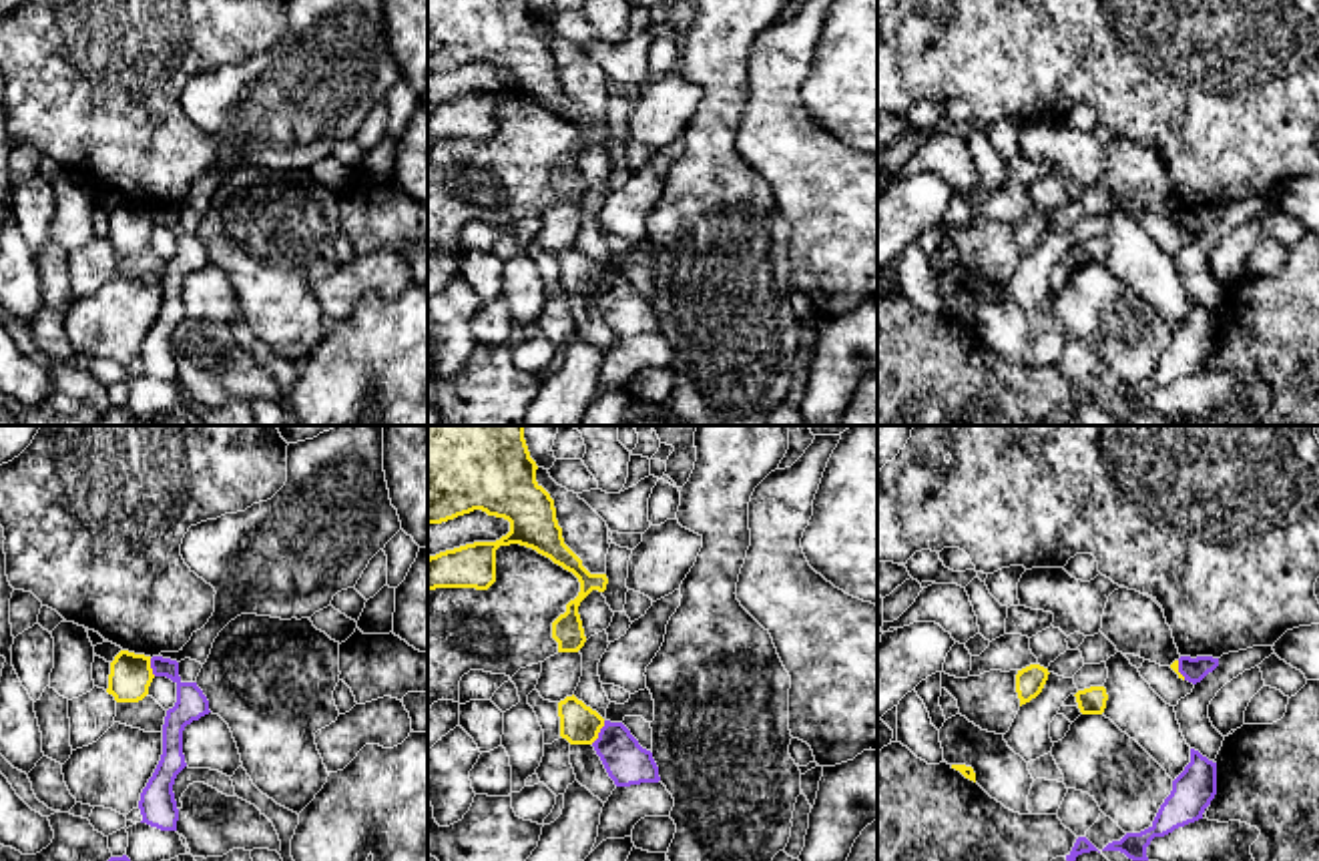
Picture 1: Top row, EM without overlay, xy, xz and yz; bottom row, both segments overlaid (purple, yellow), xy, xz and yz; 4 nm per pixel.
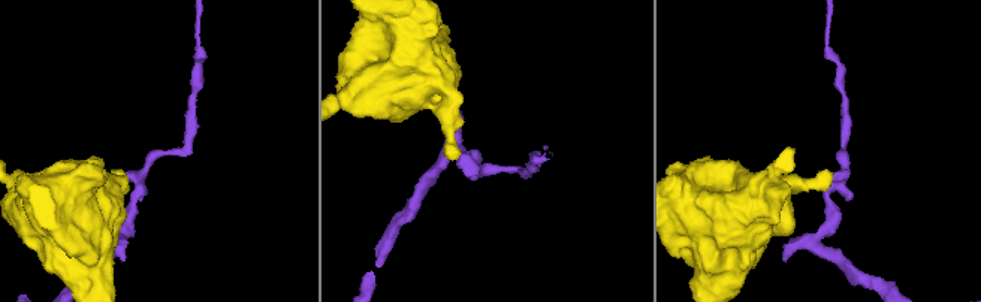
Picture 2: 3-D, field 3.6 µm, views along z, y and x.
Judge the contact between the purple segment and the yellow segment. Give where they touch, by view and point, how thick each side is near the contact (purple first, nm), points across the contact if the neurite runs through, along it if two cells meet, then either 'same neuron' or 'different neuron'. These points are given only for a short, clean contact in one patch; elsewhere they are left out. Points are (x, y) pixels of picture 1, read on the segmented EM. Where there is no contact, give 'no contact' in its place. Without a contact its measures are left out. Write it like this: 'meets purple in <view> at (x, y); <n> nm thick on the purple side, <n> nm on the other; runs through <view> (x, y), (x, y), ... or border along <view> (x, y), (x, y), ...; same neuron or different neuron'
meets purple in xz at (599, 733); 180 nm thick on the purple side, 160 nm on the other; border along xz (605, 721), (591, 743); different neuron

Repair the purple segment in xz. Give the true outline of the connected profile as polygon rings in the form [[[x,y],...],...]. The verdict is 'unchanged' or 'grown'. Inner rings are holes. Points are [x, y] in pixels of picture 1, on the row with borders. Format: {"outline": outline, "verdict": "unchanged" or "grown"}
{"outline": [[[604,721],[592,747],[616,787],[661,781],[652,753],[622,723]]], "verdict": "unchanged"}

